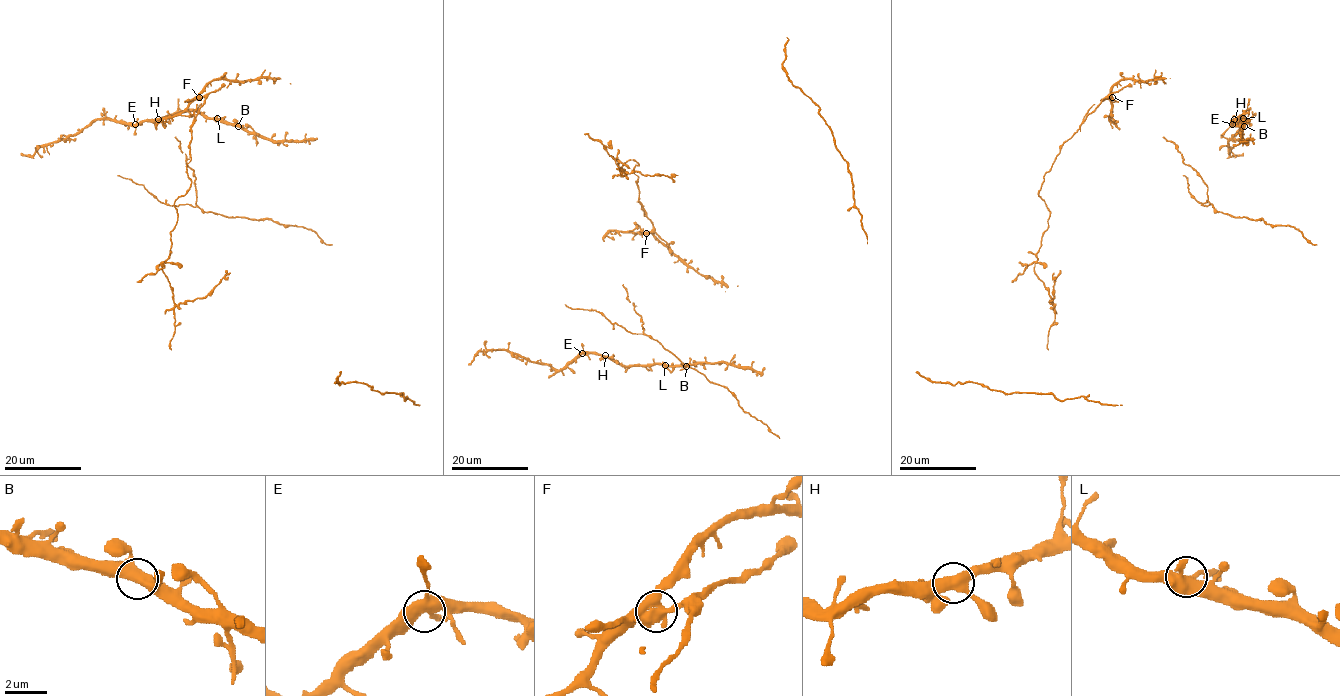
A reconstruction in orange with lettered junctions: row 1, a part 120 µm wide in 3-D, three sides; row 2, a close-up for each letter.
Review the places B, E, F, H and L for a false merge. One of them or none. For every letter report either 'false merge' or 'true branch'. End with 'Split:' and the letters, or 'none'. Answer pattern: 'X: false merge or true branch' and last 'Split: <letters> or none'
B: true branch
E: true branch
F: false merge
H: true branch
L: true branch
Split: F

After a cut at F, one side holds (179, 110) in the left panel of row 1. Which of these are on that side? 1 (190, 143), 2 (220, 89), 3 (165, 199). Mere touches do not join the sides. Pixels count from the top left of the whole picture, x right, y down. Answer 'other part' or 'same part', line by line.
1: other part
2: other part
3: same part

